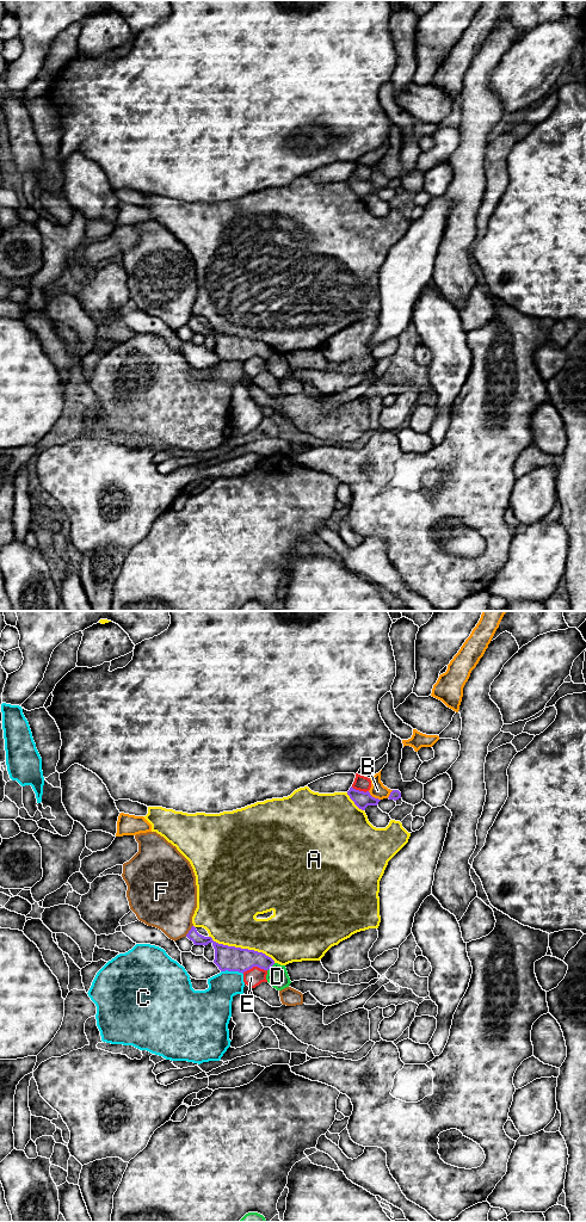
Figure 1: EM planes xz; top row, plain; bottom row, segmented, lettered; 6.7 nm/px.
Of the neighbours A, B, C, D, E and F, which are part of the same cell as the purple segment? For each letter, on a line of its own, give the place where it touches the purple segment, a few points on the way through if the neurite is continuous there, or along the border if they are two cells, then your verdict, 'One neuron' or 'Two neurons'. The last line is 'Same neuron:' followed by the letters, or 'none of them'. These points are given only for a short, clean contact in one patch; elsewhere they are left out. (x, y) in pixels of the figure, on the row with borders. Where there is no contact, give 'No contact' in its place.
A: Touches purple at xz (242, 949). Two neurons
B: Touches purple at xz (374, 797). Boundary: xz (368, 791), (380, 800). Two neurons
C: Touches purple at xz (232, 970). Boundary: xz (221, 970), (238, 970), (242, 974). Two neurons
D: Touches purple at xz (271, 966). Boundary: xz (275, 963), (267, 970). Two neurons
E: Touches purple at xz (254, 966). Two neurons
F: Touches purple at xz (189, 931). Two neurons
Same neuron: none of them

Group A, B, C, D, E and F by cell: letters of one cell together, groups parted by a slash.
A / B / C / D / E / F

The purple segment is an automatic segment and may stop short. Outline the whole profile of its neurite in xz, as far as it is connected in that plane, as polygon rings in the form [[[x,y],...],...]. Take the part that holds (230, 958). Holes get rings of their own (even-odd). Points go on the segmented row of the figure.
[[[195,926],[191,927],[186,937],[192,940],[195,945],[205,946],[211,943],[215,949],[214,963],[221,971],[228,970],[243,974],[253,967],[269,970],[275,964],[275,961],[263,952],[218,944],[214,942],[211,937],[199,934]]]

